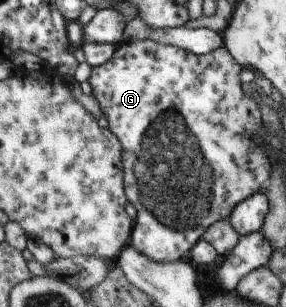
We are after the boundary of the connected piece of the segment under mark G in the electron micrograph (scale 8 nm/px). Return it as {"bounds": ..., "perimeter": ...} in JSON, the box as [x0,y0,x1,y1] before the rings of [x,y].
{"bounds":[87,40,270,263],"perimeter":[[[129,40],[120,41],[114,49],[113,55],[101,65],[92,67],[91,75],[87,80],[93,87],[93,98],[97,101],[101,113],[106,118],[107,129],[116,135],[121,146],[119,159],[121,159],[121,171],[123,172],[123,185],[125,185],[125,197],[135,208],[135,225],[132,229],[131,247],[141,255],[148,257],[157,263],[176,262],[189,251],[205,233],[205,229],[216,221],[228,218],[231,210],[242,199],[249,195],[263,192],[263,188],[270,177],[270,162],[267,153],[263,151],[263,133],[265,128],[260,118],[260,102],[255,97],[246,96],[241,90],[239,81],[240,67],[229,52],[222,45],[207,54],[195,55],[189,51],[179,49],[172,45],[165,45],[153,40]]]}

